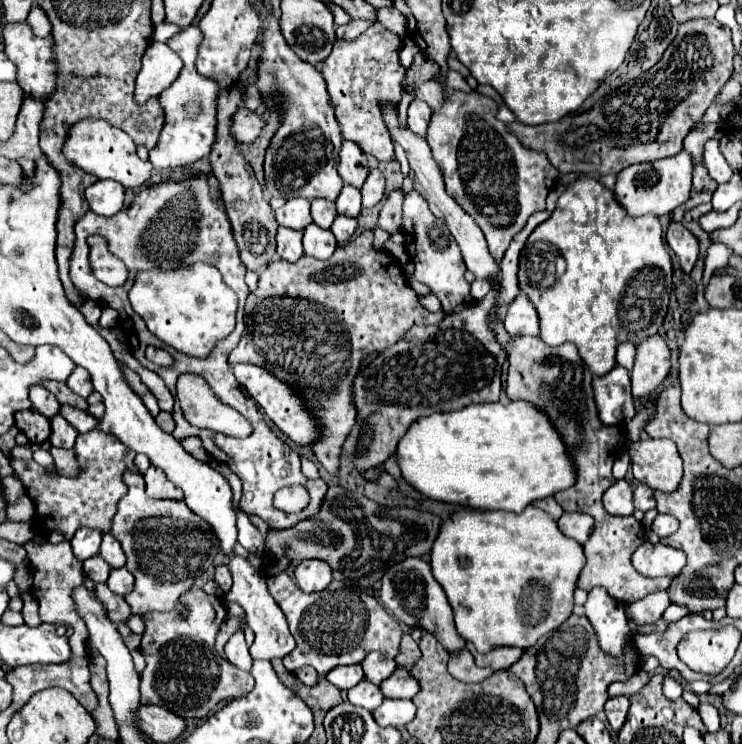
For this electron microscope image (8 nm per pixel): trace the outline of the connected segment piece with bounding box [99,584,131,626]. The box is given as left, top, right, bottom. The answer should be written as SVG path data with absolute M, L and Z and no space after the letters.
M99 584L99 600L105 604L107 608L107 618L119 626L119 624L125 624L131 616L131 610L127 608L127 602L123 600L123 596L111 592L107 588L107 584Z

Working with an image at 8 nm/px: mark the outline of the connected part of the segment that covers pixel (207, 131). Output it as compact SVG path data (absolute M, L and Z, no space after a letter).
M197 24L183 28L181 32L177 32L175 36L171 36L167 40L167 46L173 52L177 52L179 58L183 60L183 68L181 68L177 80L159 94L159 106L169 116L165 118L157 146L153 150L149 150L149 162L157 170L185 166L185 164L197 162L201 158L209 158L211 146L215 142L217 100L219 100L221 88L219 88L217 80L199 74L195 68L195 58L197 58L197 50L199 50L201 42L203 42L203 32L199 30Z

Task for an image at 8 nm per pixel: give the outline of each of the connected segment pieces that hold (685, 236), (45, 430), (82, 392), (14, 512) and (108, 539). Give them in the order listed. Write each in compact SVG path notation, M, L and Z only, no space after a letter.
M671 222L669 230L667 230L667 244L681 258L683 272L689 274L699 258L699 240L679 222Z
M35 410L17 412L15 414L15 426L31 440L31 444L43 444L51 434L49 420Z
M77 366L75 372L69 376L67 386L69 386L75 394L79 394L79 396L83 396L83 398L89 398L89 394L95 390L93 384L91 384L91 376L89 376L89 372L83 370L83 368L79 368L79 366Z
M23 494L17 502L7 506L5 518L15 520L15 522L29 522L29 520L33 520L33 514L35 514L33 502L31 502L31 498L27 494Z
M105 534L103 536L103 542L101 542L101 552L103 560L111 566L111 568L123 568L127 558L125 558L125 552L121 548L121 544L111 536L111 534Z

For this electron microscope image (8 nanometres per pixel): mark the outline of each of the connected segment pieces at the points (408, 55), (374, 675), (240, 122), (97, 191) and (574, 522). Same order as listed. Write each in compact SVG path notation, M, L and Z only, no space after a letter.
M407 40L405 46L403 46L401 52L399 52L399 64L401 64L403 68L409 68L411 62L413 62L413 54L415 54L415 52L419 52L419 48L415 48L413 40Z
M371 652L365 656L365 660L361 662L365 678L371 680L373 684L381 684L385 678L389 678L393 674L393 670L397 668L395 660L389 660L385 656L379 656L377 652Z
M239 108L239 112L235 114L235 124L231 126L231 132L235 132L235 138L241 144L249 144L261 134L263 128L265 128L265 120L261 116L257 116L249 108Z
M97 180L85 190L85 198L93 212L101 216L115 216L123 208L125 188L115 180Z
M573 512L573 514L563 514L559 520L559 530L577 540L579 544L585 544L591 536L591 530L593 530L593 518L587 516L587 514L581 514L581 512Z

